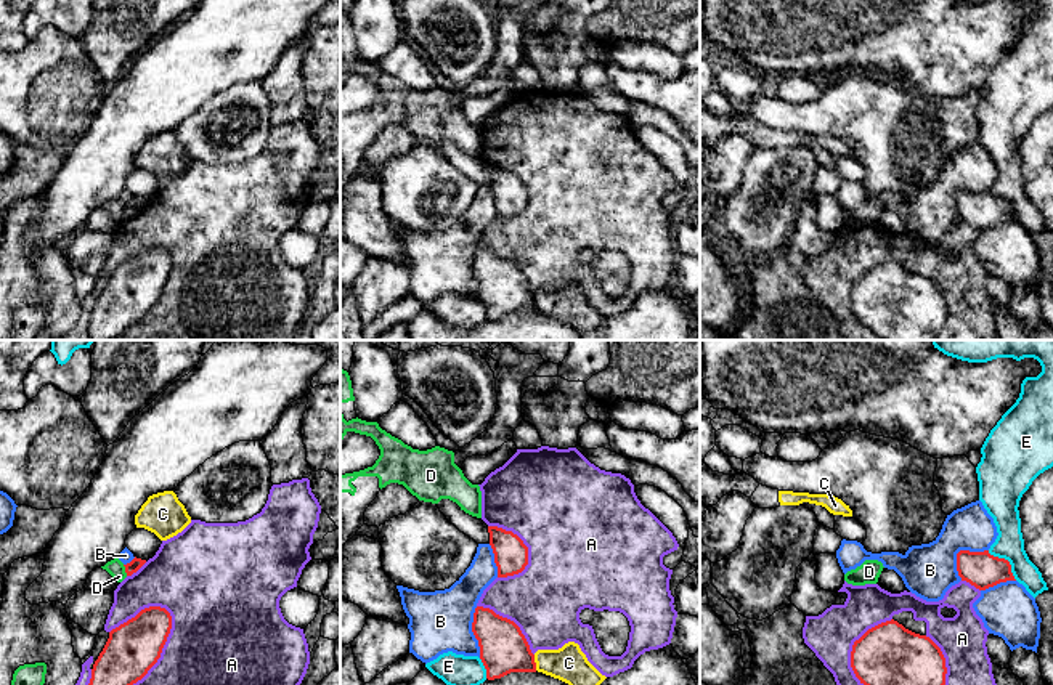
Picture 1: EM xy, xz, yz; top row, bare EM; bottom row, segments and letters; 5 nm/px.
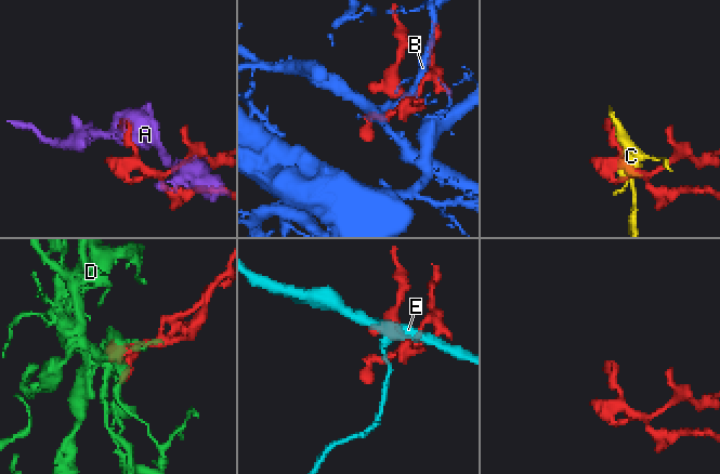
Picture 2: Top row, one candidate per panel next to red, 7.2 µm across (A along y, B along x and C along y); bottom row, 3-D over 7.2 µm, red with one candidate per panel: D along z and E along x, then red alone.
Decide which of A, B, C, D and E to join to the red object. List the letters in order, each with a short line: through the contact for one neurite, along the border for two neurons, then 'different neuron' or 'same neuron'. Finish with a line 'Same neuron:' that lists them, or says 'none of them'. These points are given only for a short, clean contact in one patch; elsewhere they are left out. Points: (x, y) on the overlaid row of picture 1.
A: different neuron
B: different neuron
C: different neuron
D: line xy (122, 565), (127, 575); different neuron
E: line yz (987, 551), (1004, 557), (1016, 579); different neuron
Same neuron: none of them

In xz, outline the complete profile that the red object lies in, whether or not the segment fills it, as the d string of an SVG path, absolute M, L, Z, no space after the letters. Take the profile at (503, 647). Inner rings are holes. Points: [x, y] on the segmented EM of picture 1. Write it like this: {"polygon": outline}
{"polygon": "M477 606L472 632L478 640L480 659L486 679L501 679L510 672L536 672L535 655L520 627L490 608Z"}

